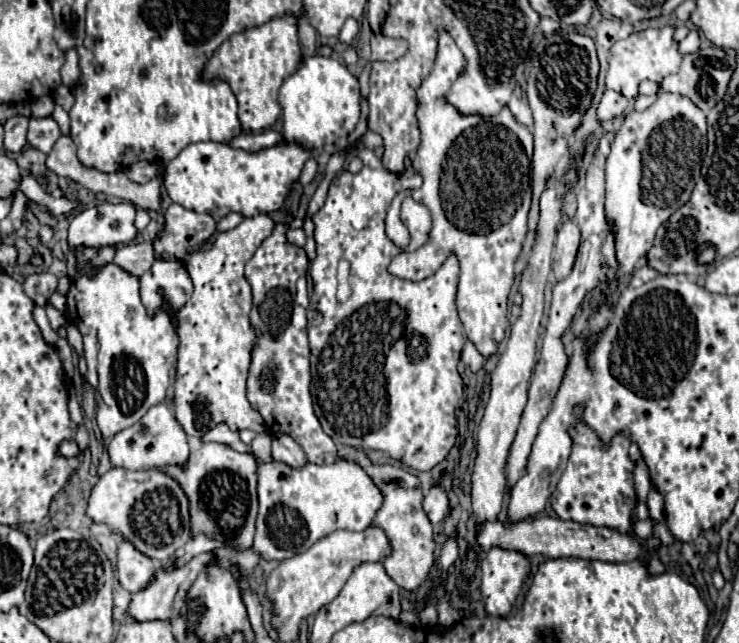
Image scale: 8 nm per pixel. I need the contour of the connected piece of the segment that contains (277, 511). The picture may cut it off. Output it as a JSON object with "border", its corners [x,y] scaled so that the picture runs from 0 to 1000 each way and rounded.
{"border":[[[348,709],[345,715],[350,799],[342,855],[364,874],[396,868],[453,824],[491,827],[502,818],[502,809],[518,781],[518,771],[502,743],[483,722],[470,715],[456,715],[445,725],[415,719],[410,728],[394,728],[375,715],[353,719]]]}

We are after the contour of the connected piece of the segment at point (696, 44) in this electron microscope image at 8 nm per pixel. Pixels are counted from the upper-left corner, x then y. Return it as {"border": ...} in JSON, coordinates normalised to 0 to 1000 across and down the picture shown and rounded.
{"border":[[[935,47],[930,58],[919,65],[919,79],[923,86],[935,84],[946,78],[949,68],[947,56],[942,47]]]}

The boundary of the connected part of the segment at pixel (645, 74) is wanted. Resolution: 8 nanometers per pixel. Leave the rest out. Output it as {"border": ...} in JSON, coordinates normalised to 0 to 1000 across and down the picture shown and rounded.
{"border":[[[878,44],[867,50],[857,50],[851,59],[832,65],[829,75],[829,93],[827,106],[821,112],[821,137],[843,146],[848,156],[857,156],[862,149],[862,137],[867,124],[884,124],[894,128],[900,118],[913,115],[922,100],[922,84],[916,81],[916,65],[911,62],[911,44]]]}

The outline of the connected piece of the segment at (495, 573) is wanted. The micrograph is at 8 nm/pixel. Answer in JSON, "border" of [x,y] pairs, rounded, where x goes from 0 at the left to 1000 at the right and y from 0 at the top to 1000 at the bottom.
{"border":[[[664,852],[651,874],[651,927],[662,958],[686,958],[716,893],[708,862]]]}

